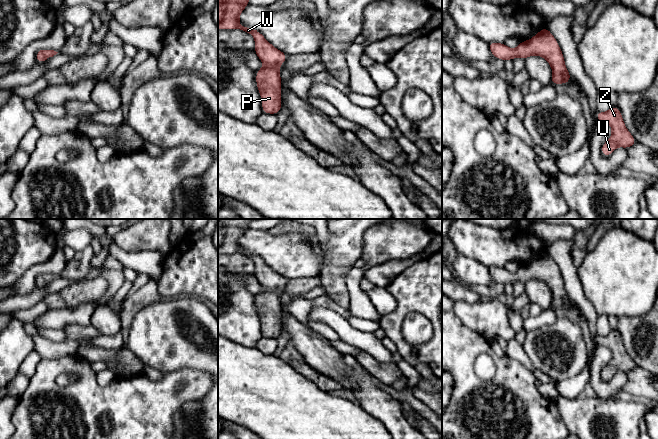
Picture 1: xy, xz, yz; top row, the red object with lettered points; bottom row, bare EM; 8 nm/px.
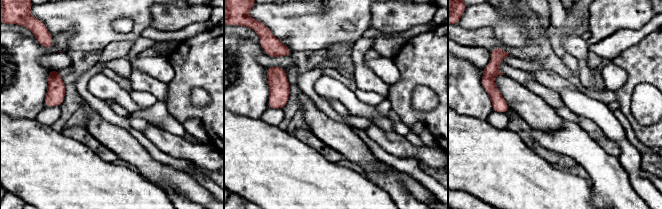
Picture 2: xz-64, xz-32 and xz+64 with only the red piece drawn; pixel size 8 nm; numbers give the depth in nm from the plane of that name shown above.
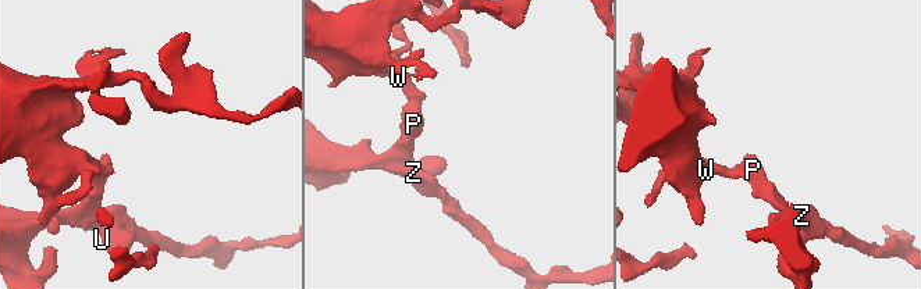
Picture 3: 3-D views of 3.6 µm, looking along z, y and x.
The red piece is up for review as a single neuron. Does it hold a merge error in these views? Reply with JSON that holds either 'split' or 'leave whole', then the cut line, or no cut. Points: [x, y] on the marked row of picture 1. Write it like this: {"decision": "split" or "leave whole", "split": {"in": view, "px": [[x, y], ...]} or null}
{"decision": "leave whole", "split": null}

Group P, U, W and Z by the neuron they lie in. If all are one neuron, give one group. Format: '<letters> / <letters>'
P U W Z

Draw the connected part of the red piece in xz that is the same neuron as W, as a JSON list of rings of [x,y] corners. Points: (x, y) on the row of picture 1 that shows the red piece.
[[[218,0],[218,29],[240,29],[251,34],[255,40],[257,57],[264,67],[256,71],[256,86],[262,100],[262,113],[277,115],[282,109],[279,64],[284,64],[287,55],[269,43],[262,33],[244,27],[239,22],[241,12],[248,6],[249,0]]]

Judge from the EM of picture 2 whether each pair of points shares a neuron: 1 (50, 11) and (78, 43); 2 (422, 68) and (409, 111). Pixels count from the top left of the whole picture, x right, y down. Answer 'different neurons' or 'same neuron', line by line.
1: same neuron
2: same neuron

